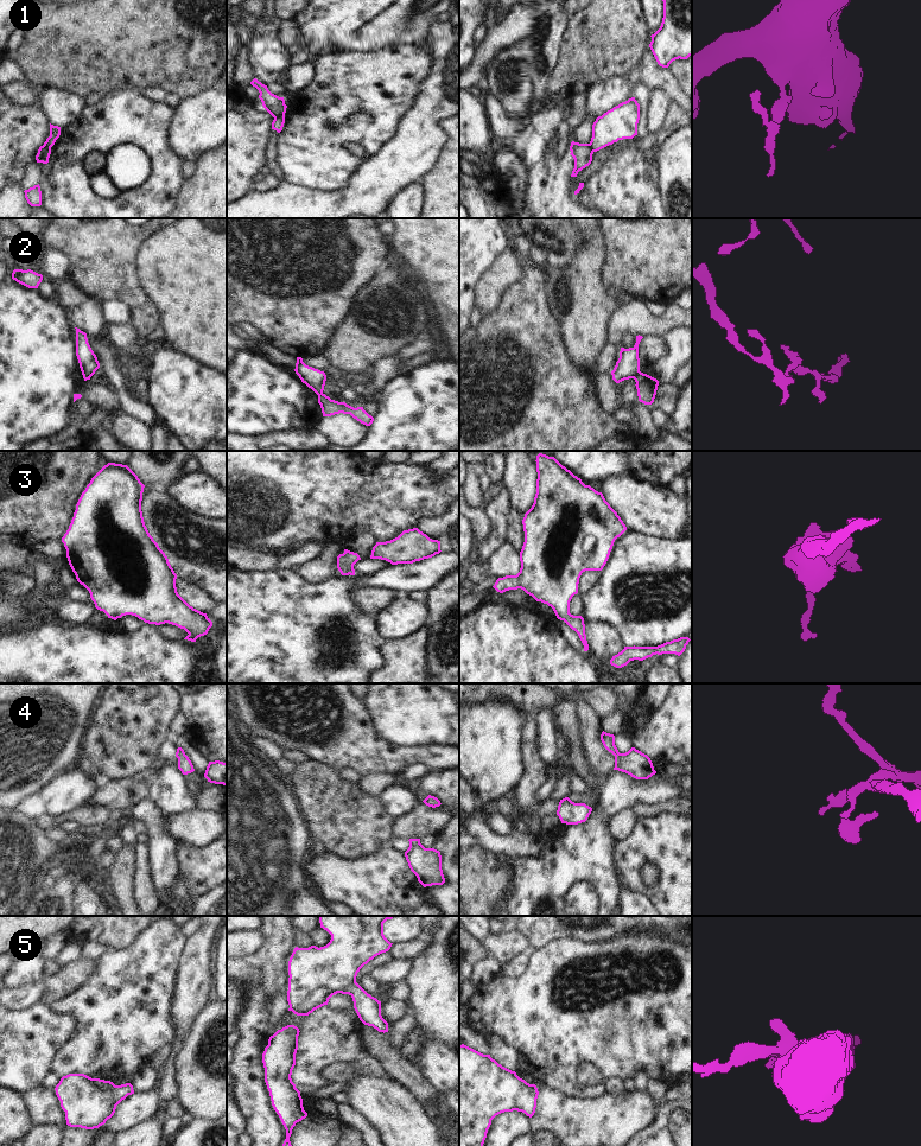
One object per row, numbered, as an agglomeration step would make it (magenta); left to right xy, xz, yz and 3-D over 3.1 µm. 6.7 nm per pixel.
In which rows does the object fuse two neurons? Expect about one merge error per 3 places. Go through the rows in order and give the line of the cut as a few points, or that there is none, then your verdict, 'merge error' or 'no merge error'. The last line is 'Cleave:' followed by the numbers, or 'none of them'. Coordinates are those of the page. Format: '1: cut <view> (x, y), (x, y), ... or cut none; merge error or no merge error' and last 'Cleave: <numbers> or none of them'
1: cut xz (284, 114), (274, 119); merge error
2: cut yz (640, 371), (633, 377); merge error
3: cut none; no merge error
4: cut none; no merge error
5: cut none; no merge error
Cleave: 1, 2

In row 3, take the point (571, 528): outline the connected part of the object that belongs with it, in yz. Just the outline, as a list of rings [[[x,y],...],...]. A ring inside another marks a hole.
[[[539,453],[535,461],[536,494],[522,520],[525,542],[520,552],[520,572],[498,578],[493,587],[500,593],[521,588],[536,601],[551,606],[557,618],[578,634],[587,651],[584,618],[570,613],[570,601],[578,593],[582,573],[603,569],[615,540],[627,527],[602,492],[585,485],[554,457]]]

